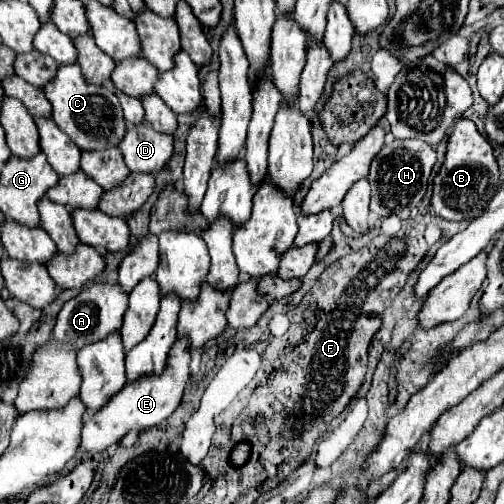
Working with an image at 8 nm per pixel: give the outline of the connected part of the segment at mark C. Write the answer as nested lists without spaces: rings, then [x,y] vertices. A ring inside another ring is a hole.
[[[79,64],[59,66],[55,82],[45,88],[45,96],[53,106],[55,124],[81,148],[81,150],[105,150],[117,148],[121,138],[125,138],[127,122],[123,118],[123,108],[113,90],[105,86],[95,86],[85,82]]]

